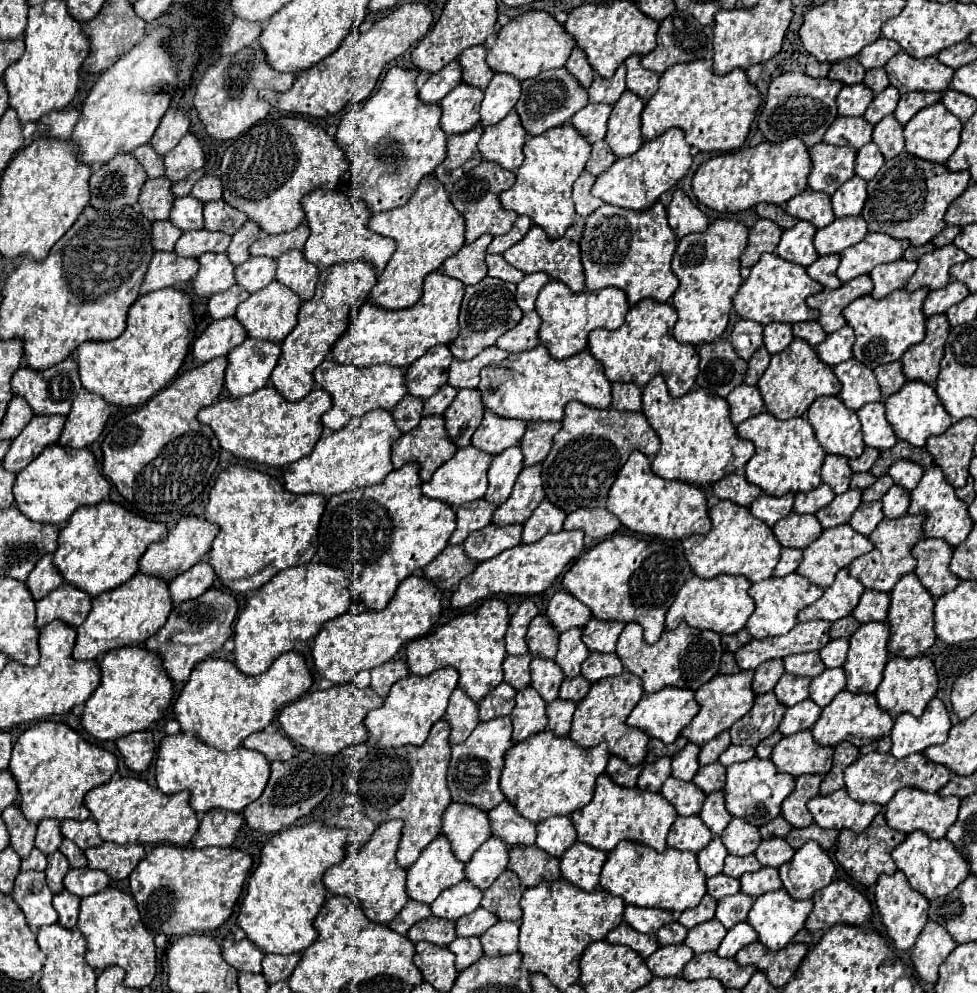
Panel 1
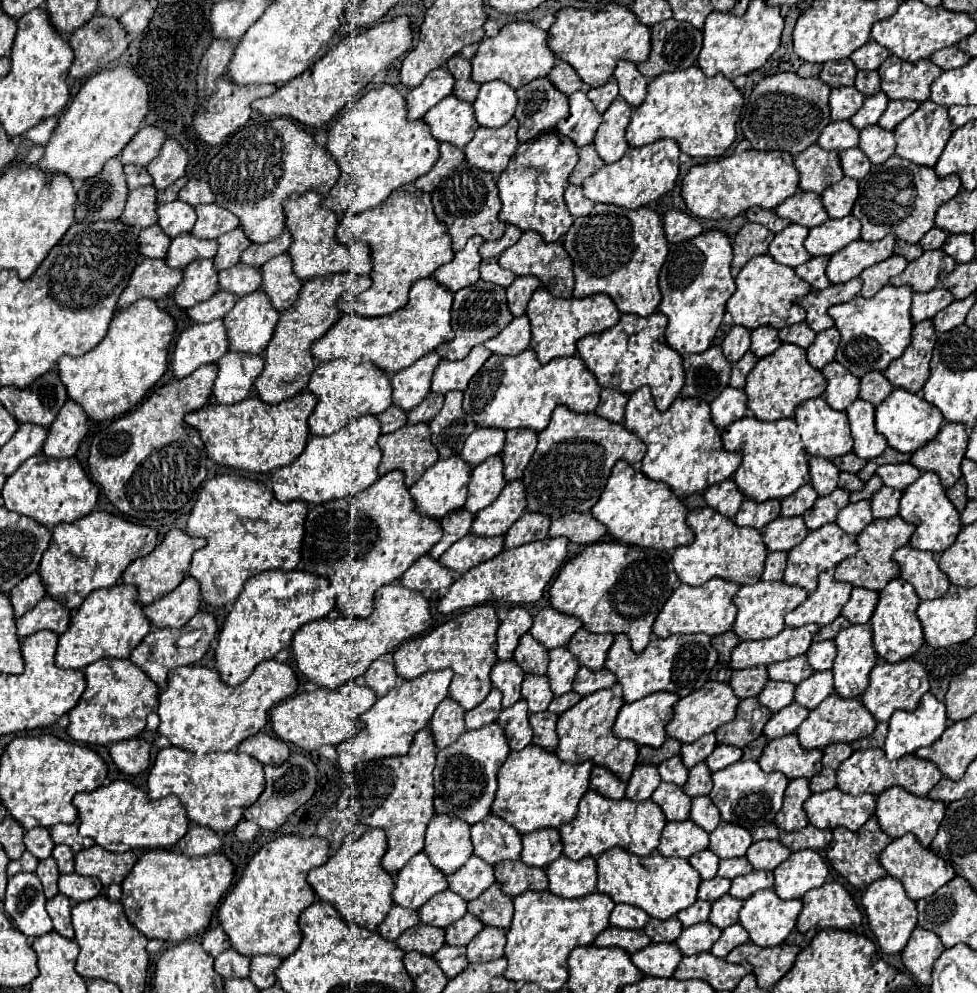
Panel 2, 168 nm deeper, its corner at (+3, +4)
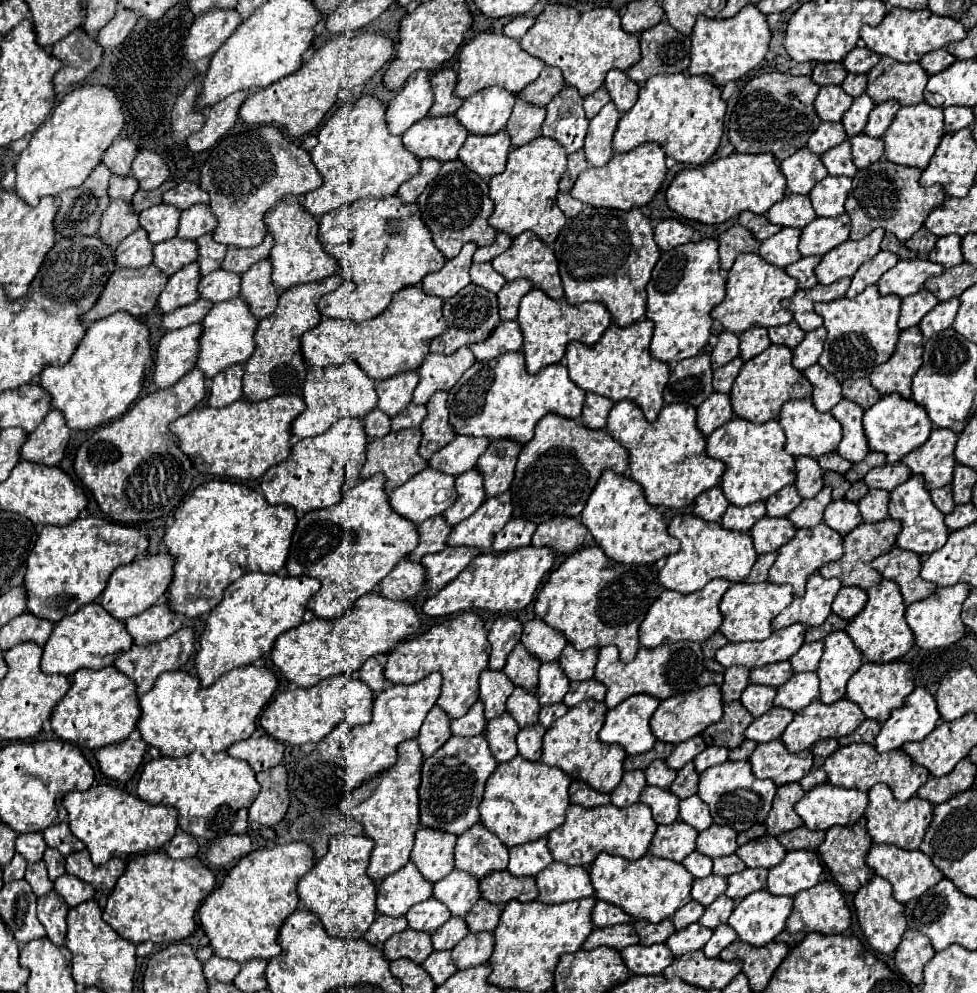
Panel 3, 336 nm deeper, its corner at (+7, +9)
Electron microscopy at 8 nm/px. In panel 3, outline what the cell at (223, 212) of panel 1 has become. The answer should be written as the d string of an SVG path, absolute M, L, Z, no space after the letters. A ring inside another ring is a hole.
M195 204L181 214L179 234L185 240L195 240L207 232L213 232L217 228L217 216L211 212L209 204Z

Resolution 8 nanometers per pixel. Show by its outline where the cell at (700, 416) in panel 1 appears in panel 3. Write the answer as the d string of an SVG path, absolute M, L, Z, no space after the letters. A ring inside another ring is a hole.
M621 400L611 408L611 414L607 418L607 432L629 450L631 478L643 486L643 490L647 492L647 500L653 502L653 506L683 508L691 504L701 492L719 484L725 472L725 462L713 460L707 454L707 440L697 426L697 408L691 404L685 402L667 404L655 422L647 422L639 406L635 406L631 400Z

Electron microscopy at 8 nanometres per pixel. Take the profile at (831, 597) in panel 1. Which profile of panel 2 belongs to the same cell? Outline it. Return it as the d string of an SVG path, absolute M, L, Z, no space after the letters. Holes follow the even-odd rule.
M821 573L817 579L817 589L801 603L797 609L785 615L785 625L789 627L801 627L805 623L817 623L817 625L829 625L835 621L843 609L843 605L849 601L851 585L835 581L831 573Z

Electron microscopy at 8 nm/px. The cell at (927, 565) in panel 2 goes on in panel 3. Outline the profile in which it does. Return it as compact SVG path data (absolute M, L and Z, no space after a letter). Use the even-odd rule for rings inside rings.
M893 546L885 556L879 556L873 560L875 570L883 574L883 578L893 580L899 584L905 604L923 600L935 592L935 584L927 582L919 576L921 570L921 556L903 550L899 546Z

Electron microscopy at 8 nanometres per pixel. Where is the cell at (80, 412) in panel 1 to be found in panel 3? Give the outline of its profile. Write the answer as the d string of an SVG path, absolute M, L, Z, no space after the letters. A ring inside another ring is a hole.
M51 410L45 416L45 420L37 426L37 430L29 434L27 442L21 448L21 458L35 464L55 466L61 462L67 442L69 442L69 426L61 410Z

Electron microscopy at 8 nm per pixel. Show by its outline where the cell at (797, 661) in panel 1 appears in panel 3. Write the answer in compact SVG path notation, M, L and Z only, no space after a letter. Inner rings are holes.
M789 660L751 670L751 682L753 684L767 684L767 686L775 686L775 688L785 684L791 676L793 676L793 668L791 668Z

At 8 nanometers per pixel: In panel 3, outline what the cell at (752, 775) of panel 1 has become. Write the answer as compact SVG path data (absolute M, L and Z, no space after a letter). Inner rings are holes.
M727 760L723 764L707 768L699 778L699 798L709 804L711 816L715 824L733 826L737 832L751 828L753 824L763 824L767 812L771 810L771 802L775 798L775 782L755 778L751 764L747 760Z

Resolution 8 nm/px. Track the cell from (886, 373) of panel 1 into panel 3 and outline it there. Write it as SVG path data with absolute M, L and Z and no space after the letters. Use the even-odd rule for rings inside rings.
M861 378L861 380L845 380L843 382L843 396L847 400L857 402L859 406L863 406L867 410L881 398L881 392L871 386L869 378Z

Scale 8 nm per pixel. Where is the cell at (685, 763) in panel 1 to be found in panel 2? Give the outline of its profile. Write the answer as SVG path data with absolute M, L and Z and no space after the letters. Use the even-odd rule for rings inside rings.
M671 757L671 759L663 761L657 769L659 769L661 781L665 781L665 783L675 783L675 785L683 787L687 781L687 769L681 765L681 757Z

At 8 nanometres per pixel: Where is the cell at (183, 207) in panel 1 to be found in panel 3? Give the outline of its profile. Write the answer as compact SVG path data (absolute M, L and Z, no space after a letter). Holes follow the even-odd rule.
M165 202L155 204L139 214L141 228L147 230L149 240L153 244L159 244L159 242L165 242L165 240L177 236L179 218L181 218L181 210L177 206L165 204Z

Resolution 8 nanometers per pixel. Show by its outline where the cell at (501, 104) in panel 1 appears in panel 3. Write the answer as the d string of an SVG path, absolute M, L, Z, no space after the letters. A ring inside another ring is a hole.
M491 86L465 98L455 116L471 134L495 134L505 128L511 108L513 94L505 88Z

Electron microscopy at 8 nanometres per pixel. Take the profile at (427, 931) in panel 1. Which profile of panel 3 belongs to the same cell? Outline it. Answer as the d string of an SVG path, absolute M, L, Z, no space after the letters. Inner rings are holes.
M407 928L399 934L393 934L385 946L383 952L389 960L397 960L397 958L409 958L417 964L421 964L431 952L431 934L427 932L417 932L413 928Z

